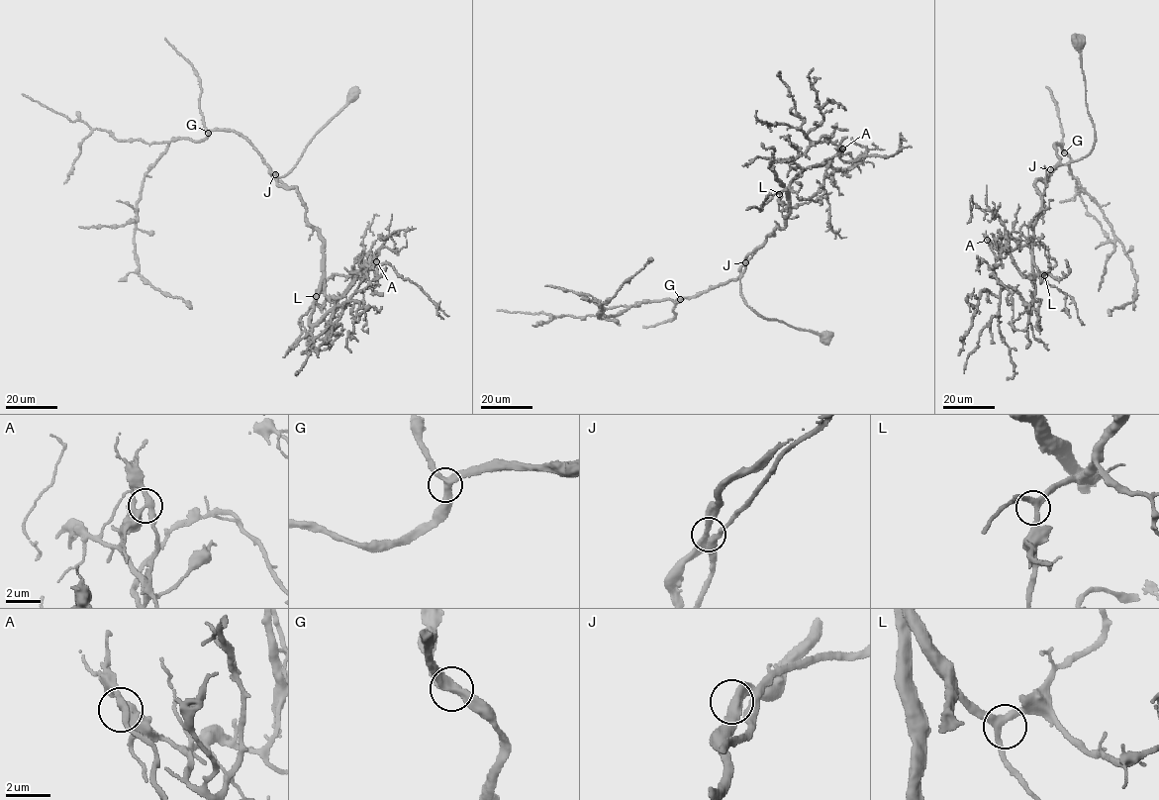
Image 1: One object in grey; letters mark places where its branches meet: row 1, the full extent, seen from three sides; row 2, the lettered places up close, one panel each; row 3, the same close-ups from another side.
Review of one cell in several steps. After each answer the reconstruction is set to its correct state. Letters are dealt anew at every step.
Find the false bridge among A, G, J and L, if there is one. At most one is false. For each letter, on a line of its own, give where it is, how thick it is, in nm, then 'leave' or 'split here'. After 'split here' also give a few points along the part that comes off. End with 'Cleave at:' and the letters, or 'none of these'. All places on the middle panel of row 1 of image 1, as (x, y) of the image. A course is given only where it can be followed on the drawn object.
A: at (842, 149); 320 nm thick; split here; foreign part runs (842, 149), (830, 159), (822, 187), (829, 204), (828, 221), (832, 231), (840, 238), (846, 238)
G: at (680, 299); 340 nm thick; leave
J: at (745, 262); 320 nm thick; leave
L: at (779, 194); 300 nm thick; leave
Cleave at: A

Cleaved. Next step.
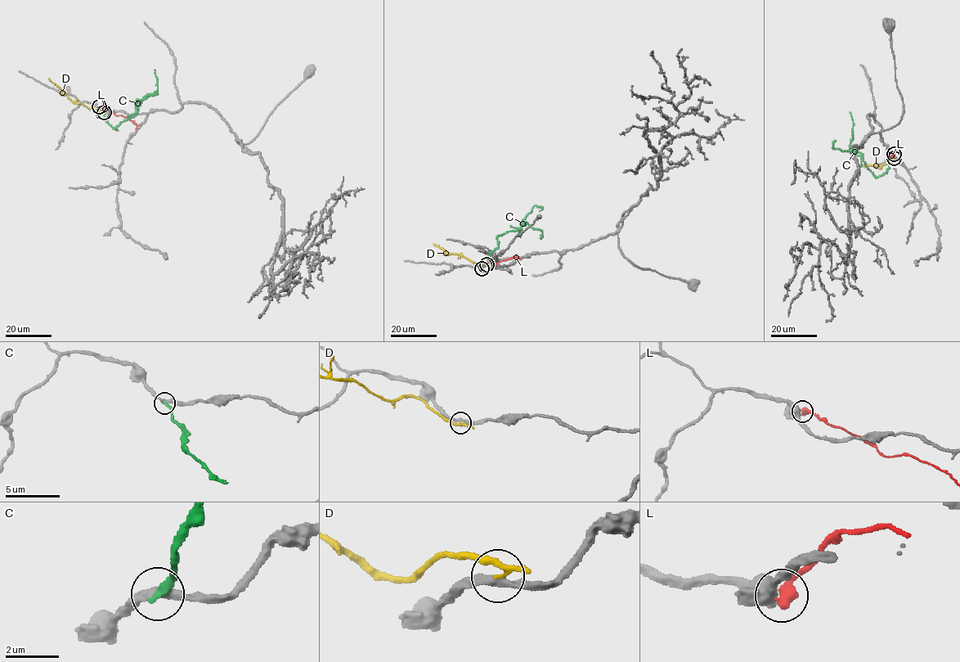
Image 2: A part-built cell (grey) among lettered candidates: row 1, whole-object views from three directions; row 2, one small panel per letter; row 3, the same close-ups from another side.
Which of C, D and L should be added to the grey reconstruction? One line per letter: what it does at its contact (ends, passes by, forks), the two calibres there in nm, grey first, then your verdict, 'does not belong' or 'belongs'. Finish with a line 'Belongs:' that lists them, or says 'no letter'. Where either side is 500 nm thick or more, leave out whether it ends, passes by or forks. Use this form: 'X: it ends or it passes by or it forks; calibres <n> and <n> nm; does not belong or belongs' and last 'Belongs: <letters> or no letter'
C: it ends; calibres 280 and 280 nm; does not belong
D: it passes by; calibres 280 and 150 nm; does not belong
L: calibres 500 and 500 nm; does not belong
Belongs: no letter

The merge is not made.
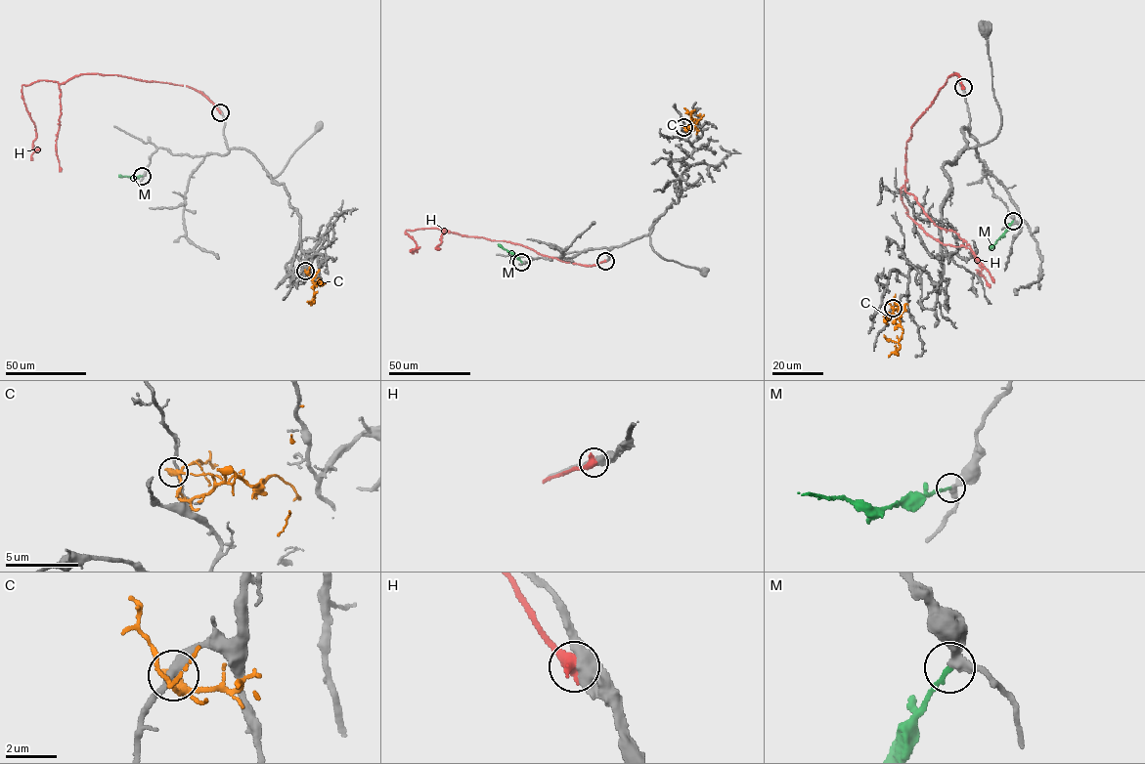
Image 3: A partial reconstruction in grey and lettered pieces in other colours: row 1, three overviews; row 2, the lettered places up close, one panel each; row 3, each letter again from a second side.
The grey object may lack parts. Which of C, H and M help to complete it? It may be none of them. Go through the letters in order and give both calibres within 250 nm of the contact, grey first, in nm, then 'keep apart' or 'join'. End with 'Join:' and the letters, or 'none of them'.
C: calibres 280 and 480 nm; keep apart
H: calibres 550 and 550 nm; keep apart
M: calibres 320 and 180 nm; join
Join: M

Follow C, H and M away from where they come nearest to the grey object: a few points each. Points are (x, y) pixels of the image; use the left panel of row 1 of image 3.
C: (305, 271), (312, 276), (314, 285), (315, 303), (307, 302)
H: (220, 112), (186, 85), (97, 73), (59, 84), (38, 80), (22, 88), (35, 128), (31, 160)
M: (142, 176), (135, 178), (118, 175)

